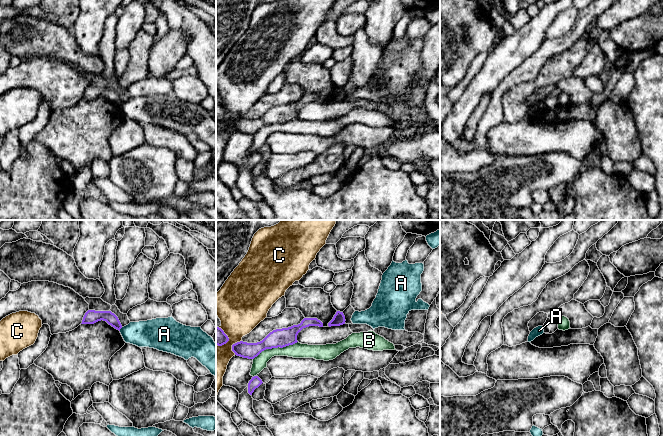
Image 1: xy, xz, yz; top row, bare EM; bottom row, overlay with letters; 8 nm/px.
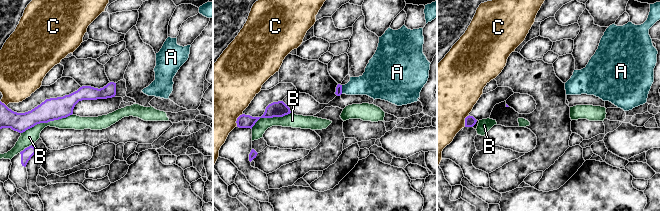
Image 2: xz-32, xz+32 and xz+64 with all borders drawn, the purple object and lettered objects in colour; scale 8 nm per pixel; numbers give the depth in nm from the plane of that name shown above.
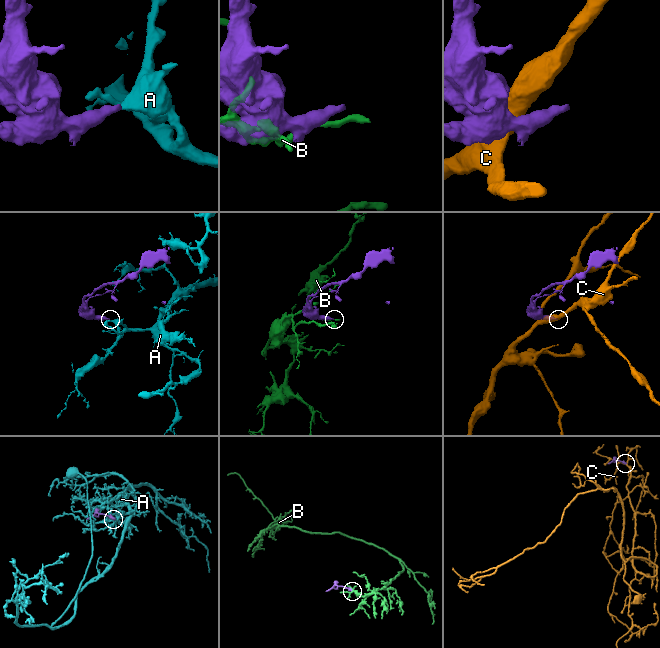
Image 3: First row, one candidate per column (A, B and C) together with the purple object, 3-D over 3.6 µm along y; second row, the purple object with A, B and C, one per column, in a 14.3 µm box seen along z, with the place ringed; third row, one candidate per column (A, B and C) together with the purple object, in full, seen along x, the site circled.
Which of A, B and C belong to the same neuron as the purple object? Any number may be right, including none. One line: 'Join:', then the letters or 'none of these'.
Join: none of these

